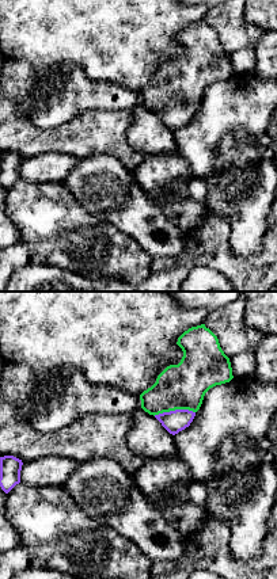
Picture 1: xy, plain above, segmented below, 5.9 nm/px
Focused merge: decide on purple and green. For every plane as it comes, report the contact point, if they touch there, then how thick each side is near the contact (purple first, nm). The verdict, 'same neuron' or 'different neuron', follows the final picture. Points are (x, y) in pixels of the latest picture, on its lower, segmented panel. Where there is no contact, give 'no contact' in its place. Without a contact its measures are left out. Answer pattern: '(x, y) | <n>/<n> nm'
(175, 410) | 130/280 nm

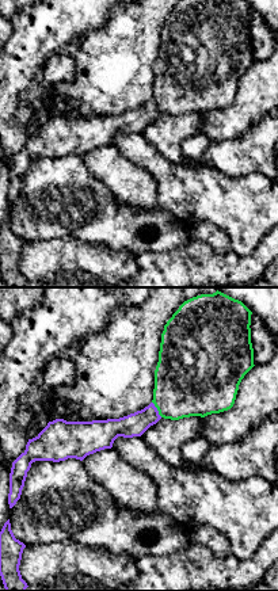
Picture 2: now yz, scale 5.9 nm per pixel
(156, 410) | 140/400 nm

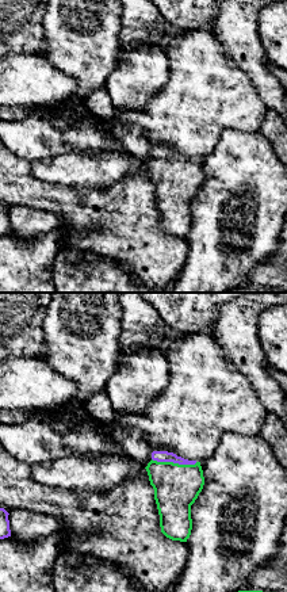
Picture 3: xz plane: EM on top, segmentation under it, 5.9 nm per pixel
(175, 462) | 60/280 nm

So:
same neuron

